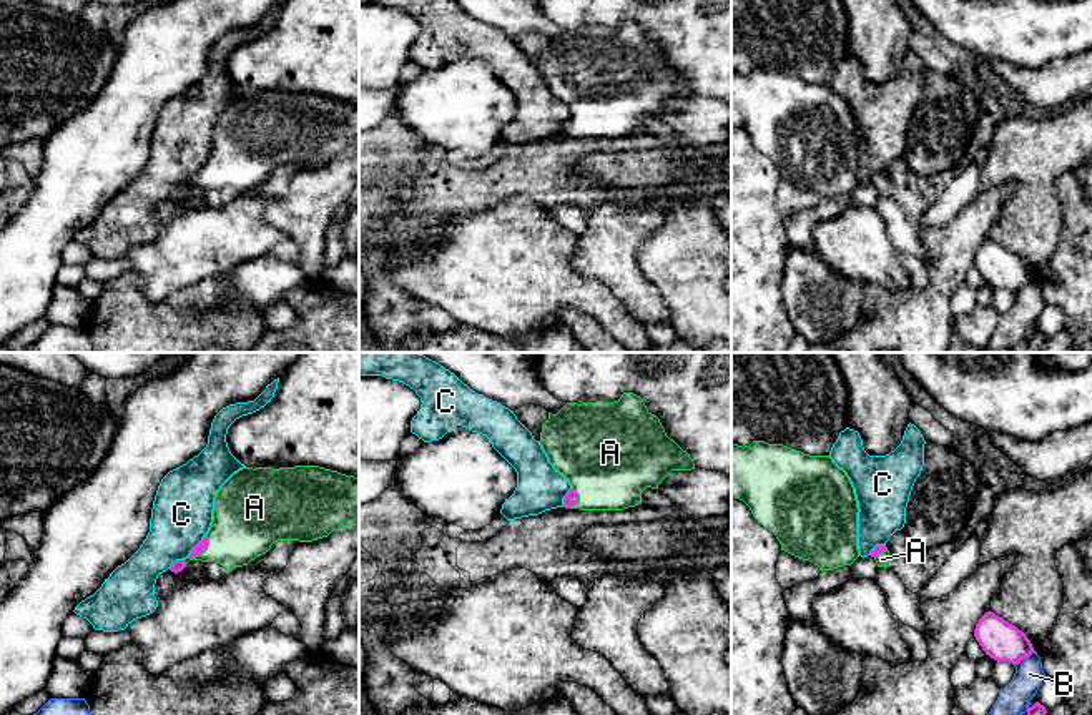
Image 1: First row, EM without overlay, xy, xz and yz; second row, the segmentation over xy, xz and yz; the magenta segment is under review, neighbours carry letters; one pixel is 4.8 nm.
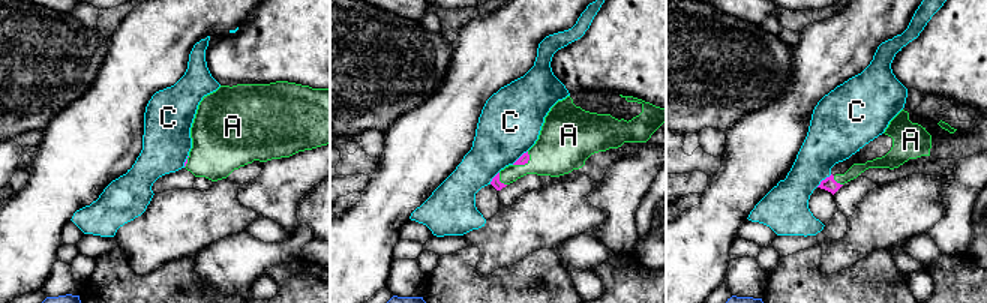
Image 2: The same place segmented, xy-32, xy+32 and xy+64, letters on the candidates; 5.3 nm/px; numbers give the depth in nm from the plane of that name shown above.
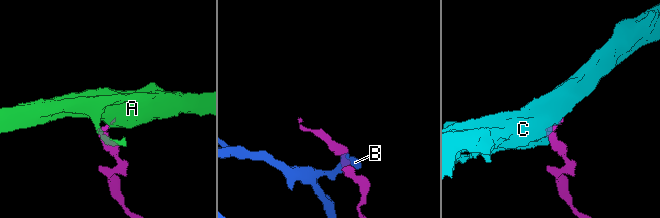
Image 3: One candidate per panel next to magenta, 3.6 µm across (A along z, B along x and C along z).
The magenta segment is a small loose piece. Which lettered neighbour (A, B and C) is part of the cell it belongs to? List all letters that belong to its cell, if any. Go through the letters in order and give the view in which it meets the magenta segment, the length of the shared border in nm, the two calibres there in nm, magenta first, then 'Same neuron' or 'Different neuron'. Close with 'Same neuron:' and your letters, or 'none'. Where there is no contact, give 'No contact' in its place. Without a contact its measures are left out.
A: Touches magenta in xy. Shared border 150 nm. Thickness 50 nm (magenta) against 320 nm. Same neuron
B: Touches magenta in yz. Shared border 130 nm. Thickness 190 nm (magenta) against 150 nm. Different neuron
C: Touches magenta in xy. Shared border 140 nm. Thickness 50 nm (magenta) against 300 nm. Different neuron
Same neuron: A

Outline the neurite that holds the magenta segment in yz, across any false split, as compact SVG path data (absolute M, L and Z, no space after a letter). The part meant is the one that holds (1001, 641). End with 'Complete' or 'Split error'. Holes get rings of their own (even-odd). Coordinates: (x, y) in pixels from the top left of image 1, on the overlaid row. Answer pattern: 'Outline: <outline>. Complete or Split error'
Outline: M986 612L974 629L974 637L991 658L1019 663L1034 650L1027 635L994 612Z. Complete

